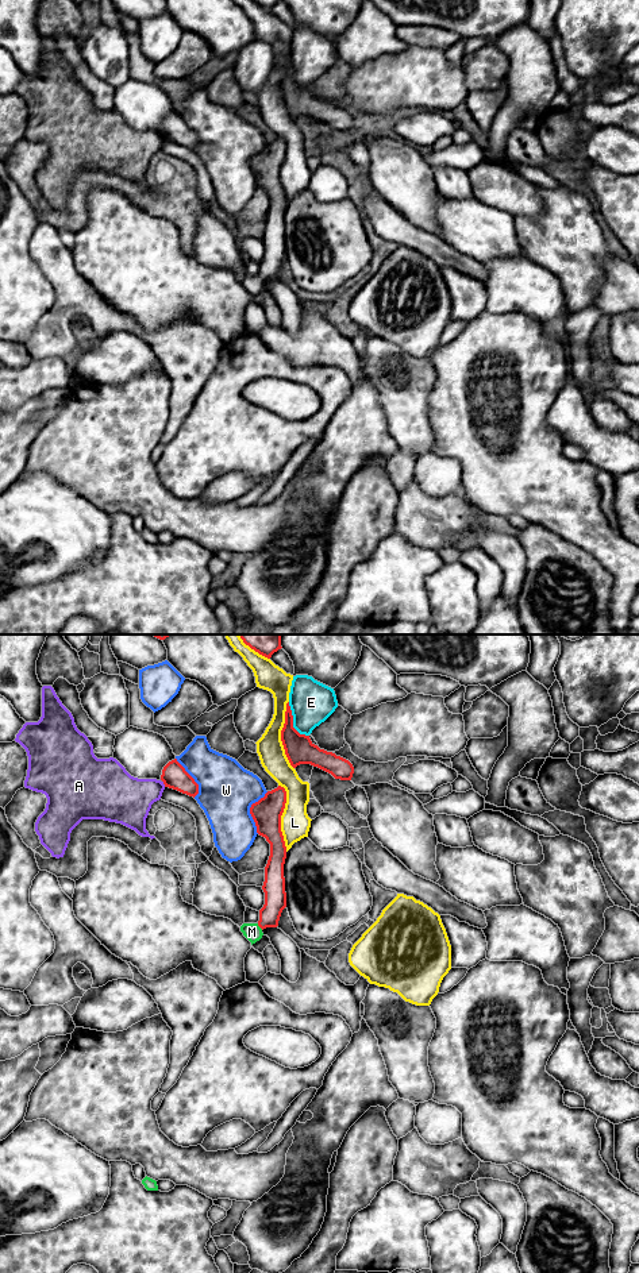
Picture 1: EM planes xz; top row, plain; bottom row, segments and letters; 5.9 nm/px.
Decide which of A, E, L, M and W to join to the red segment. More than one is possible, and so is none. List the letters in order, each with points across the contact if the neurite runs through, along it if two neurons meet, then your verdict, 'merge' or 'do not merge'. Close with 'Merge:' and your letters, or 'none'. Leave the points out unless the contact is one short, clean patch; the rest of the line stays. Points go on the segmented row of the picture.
A: along xz (162, 780), (165, 786) | do not merge
E: do not merge
L: do not merge
M: across xz (273, 887), (272, 911), (260, 926), (251, 932) | merge
W: do not merge
Merge: M

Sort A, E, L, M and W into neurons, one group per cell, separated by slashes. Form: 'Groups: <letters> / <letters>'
Groups: A / E / L / M / W

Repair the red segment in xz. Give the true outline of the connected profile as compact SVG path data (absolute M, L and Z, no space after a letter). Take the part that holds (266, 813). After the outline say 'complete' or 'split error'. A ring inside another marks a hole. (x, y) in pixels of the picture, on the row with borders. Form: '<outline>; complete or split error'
M284 787L267 791L263 798L253 803L250 814L255 822L257 833L270 844L270 856L265 867L265 904L259 910L257 923L243 923L240 931L253 944L263 936L266 927L277 927L282 910L286 907L284 864L286 846L281 832L281 815L286 803Z; split error

